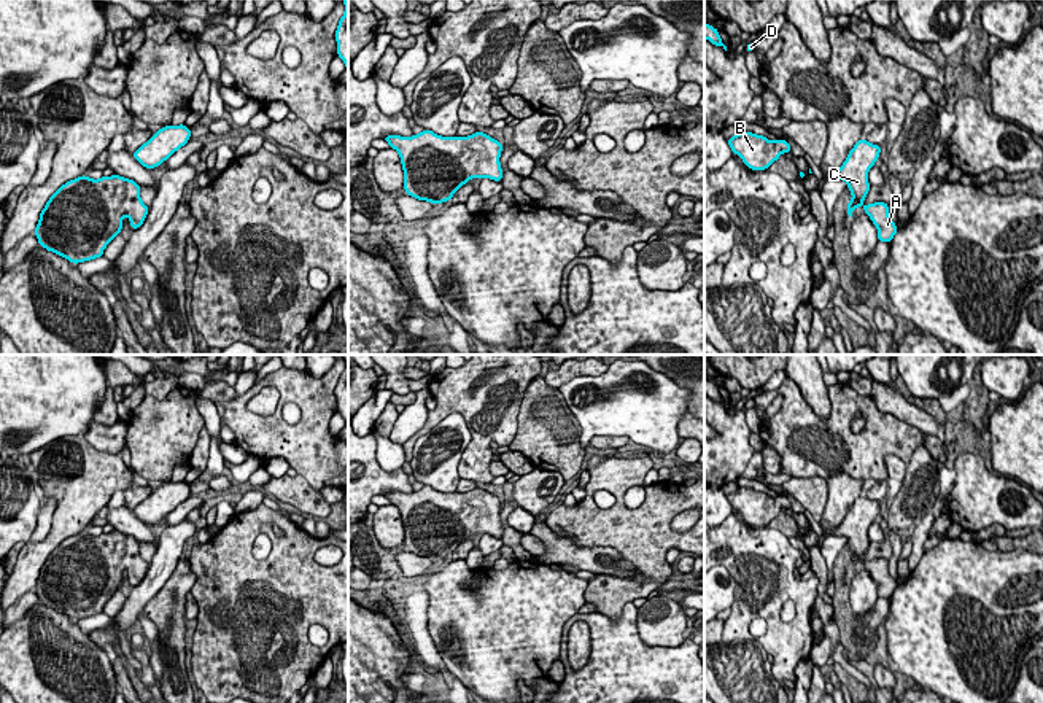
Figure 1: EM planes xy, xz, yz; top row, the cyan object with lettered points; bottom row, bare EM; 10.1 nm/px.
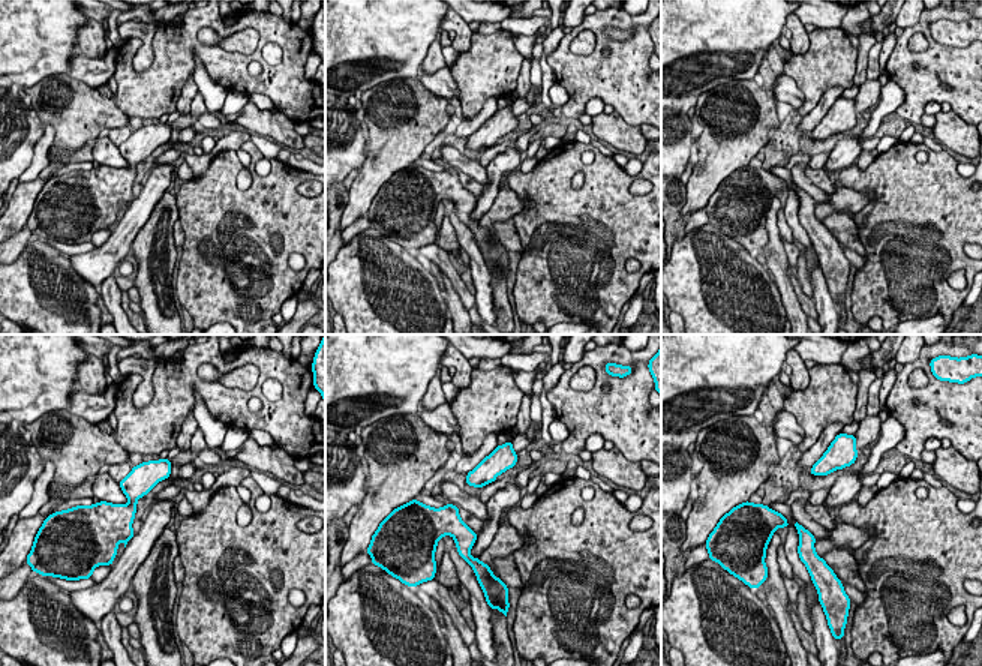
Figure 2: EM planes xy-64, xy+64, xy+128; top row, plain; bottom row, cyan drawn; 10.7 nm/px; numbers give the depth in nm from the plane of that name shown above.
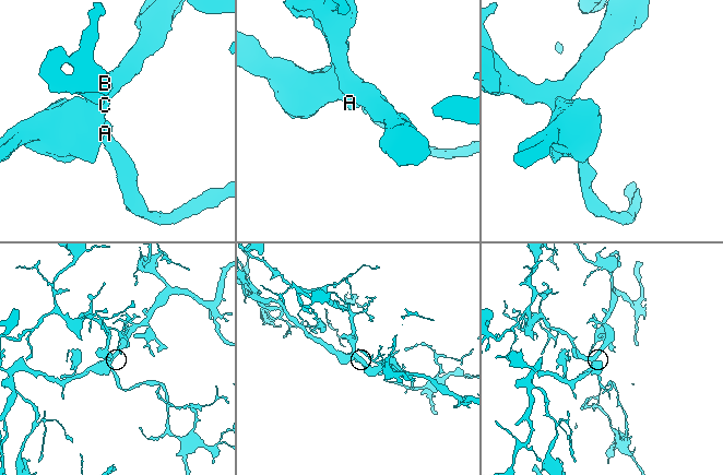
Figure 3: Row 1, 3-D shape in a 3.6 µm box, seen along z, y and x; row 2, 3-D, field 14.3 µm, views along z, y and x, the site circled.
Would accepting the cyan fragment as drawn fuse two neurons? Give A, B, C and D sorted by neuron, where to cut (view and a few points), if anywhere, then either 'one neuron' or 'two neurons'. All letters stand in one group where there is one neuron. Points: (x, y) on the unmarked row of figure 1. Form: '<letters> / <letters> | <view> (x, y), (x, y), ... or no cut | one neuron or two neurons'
A B C D | no cut | one neuron

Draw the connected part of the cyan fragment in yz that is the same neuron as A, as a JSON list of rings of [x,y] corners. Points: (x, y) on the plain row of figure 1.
[[[874,558],[863,563],[863,568],[870,573],[878,584],[878,598],[890,600],[897,590],[897,581],[889,574],[889,560]]]

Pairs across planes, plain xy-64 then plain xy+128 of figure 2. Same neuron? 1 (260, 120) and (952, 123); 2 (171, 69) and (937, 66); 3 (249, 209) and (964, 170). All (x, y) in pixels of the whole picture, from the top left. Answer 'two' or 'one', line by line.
1: one
2: one
3: two

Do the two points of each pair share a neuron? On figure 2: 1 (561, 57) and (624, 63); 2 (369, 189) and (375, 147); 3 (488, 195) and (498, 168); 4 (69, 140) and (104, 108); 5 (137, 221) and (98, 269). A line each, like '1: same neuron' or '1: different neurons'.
1: same neuron
2: same neuron
3: same neuron
4: same neuron
5: same neuron

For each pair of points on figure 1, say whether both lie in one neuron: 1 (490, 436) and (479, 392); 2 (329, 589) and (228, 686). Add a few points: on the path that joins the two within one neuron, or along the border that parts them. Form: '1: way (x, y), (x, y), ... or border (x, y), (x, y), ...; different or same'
1: way (490, 425), (490, 403); same
2: way (299, 594), (237, 656); same

